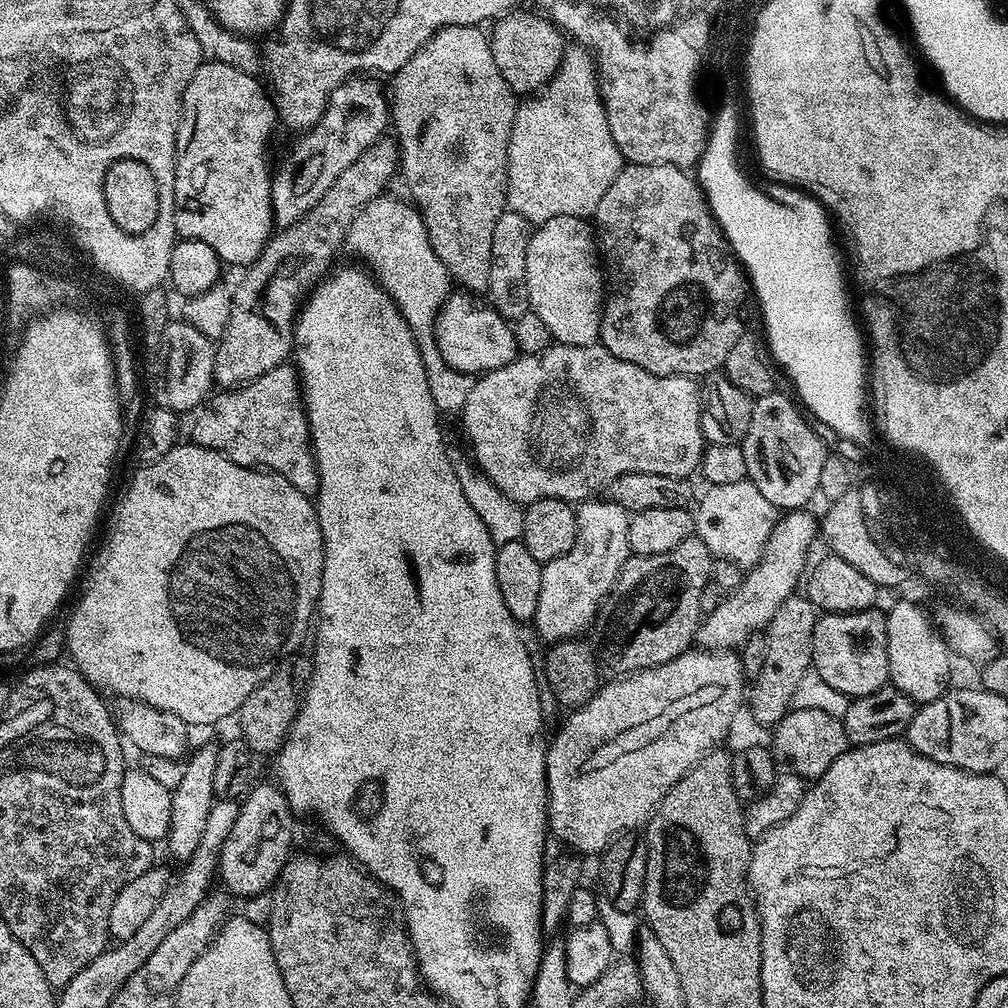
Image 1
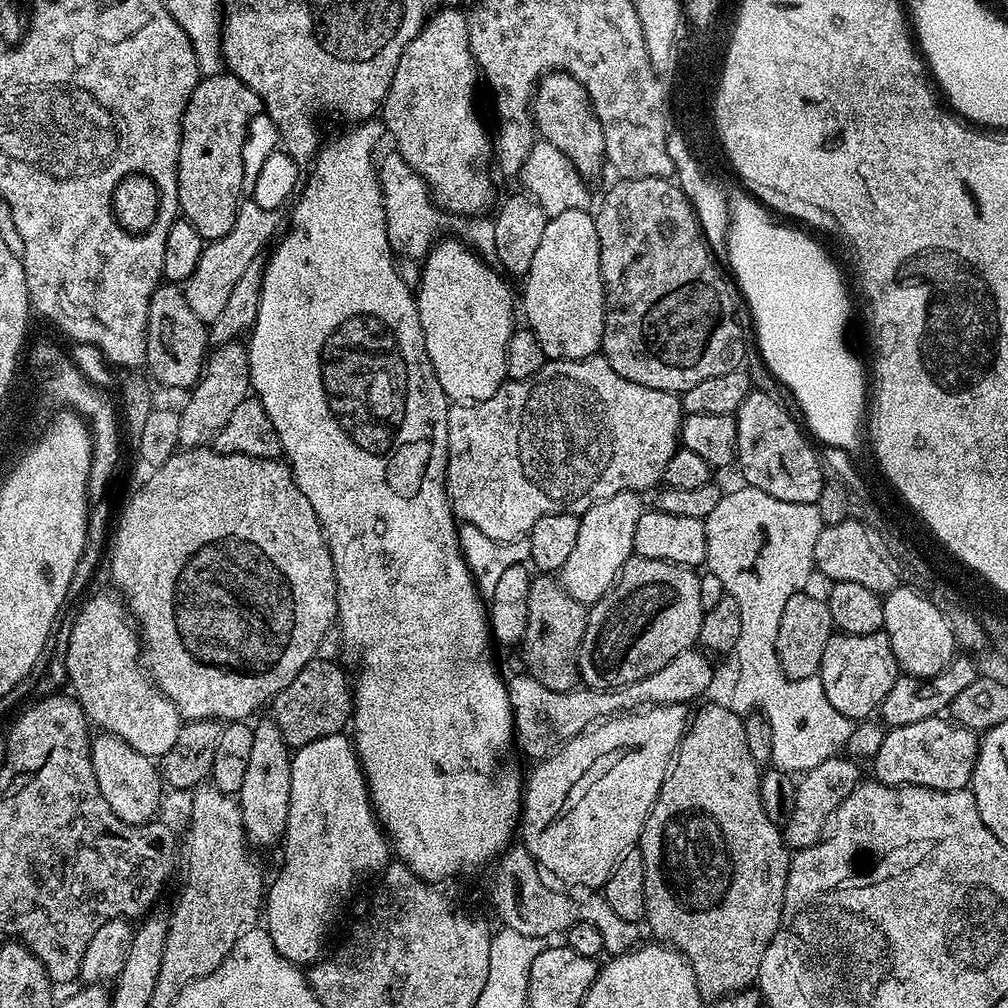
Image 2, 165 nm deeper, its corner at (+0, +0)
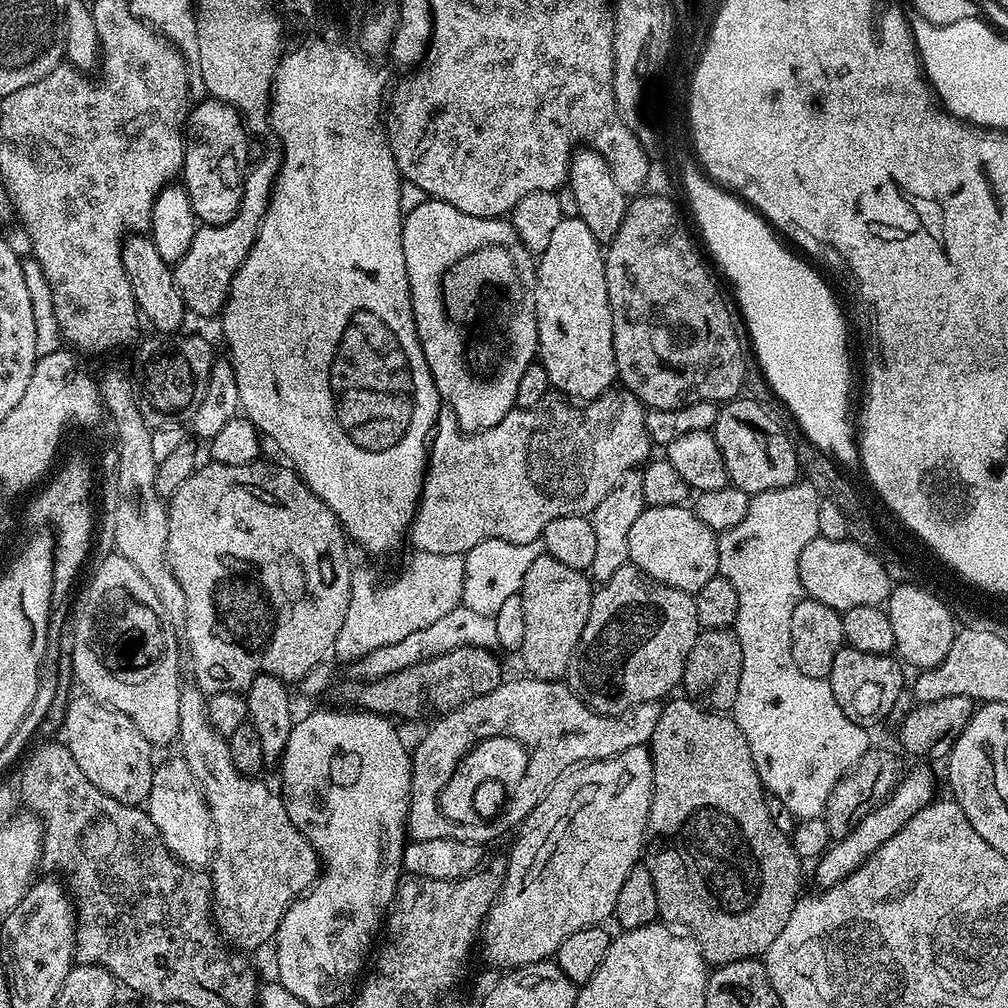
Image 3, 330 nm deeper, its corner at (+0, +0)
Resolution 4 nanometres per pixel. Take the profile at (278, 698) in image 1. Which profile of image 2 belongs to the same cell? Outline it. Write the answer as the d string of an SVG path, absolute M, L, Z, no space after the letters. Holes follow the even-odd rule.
M311 660L278 695L270 701L270 719L282 730L289 749L295 750L318 738L341 735L352 718L352 689L350 676L339 668L336 660Z

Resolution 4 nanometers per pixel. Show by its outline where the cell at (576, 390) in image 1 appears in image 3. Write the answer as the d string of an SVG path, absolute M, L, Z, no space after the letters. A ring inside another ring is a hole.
M616 391L603 392L598 399L585 403L583 406L577 406L564 398L556 398L560 400L549 399L543 404L535 404L532 408L515 407L510 414L506 414L506 418L502 418L502 422L498 422L498 426L490 426L486 430L471 434L460 429L454 410L450 410L447 406L441 407L436 419L436 427L430 437L428 467L424 474L424 487L420 489L420 503L416 505L416 516L412 520L410 529L410 541L412 540L413 544L411 547L417 552L425 551L428 554L452 554L463 557L475 544L486 539L505 539L506 542L526 544L532 540L541 539L546 526L550 522L554 522L554 518L588 516L592 513L598 506L598 502L602 502L602 498L606 498L606 494L610 494L612 487L627 472L639 469L649 459L650 453L648 451L653 451L654 448L646 430L646 418L644 417L646 409L644 405L633 392Z

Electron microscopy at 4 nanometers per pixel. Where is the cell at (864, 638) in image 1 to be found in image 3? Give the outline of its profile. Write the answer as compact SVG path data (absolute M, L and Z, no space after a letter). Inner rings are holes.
M847 646L834 654L834 666L830 666L827 681L830 690L834 690L834 698L838 698L838 706L855 724L873 726L883 721L897 700L898 694L905 691L904 672L899 659L891 655L866 654L862 650L854 650Z

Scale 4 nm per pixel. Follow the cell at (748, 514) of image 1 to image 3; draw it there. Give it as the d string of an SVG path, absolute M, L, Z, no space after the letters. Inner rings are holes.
M807 482L757 492L748 501L746 518L718 536L719 575L727 578L738 593L738 618L734 631L742 646L742 678L738 678L738 694L730 715L742 734L746 734L746 742L750 742L750 754L767 795L780 798L797 821L823 817L834 786L870 746L869 729L846 718L828 681L806 678L794 663L794 654L790 654L790 618L794 618L794 606L798 606L804 596L798 558L802 558L802 550L806 550L806 546L820 535L818 506L821 499L816 487Z

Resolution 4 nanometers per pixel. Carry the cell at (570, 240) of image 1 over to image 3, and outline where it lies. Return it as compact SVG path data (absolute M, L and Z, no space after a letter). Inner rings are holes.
M579 216L561 218L558 226L554 229L554 235L550 238L550 243L546 245L546 250L539 253L536 265L536 321L538 322L538 363L543 366L548 375L548 383L557 393L571 398L576 402L591 402L609 391L617 383L616 359L614 358L614 326L612 325L612 315L610 314L610 298L606 290L606 270L604 269L605 249L600 241L590 234L590 226L582 222Z

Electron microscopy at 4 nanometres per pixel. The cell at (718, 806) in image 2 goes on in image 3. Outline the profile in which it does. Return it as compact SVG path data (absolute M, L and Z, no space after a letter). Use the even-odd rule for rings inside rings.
M691 698L683 699L669 699L661 707L658 726L654 726L654 734L650 741L652 801L650 802L648 831L642 860L650 870L650 878L654 878L654 891L658 893L659 919L691 936L702 950L705 964L709 966L760 958L768 951L770 942L774 942L774 938L778 938L778 934L782 934L782 930L786 927L786 921L790 918L790 913L794 911L796 901L802 895L802 889L800 889L802 861L800 855L794 850L790 836L783 833L782 830L778 830L773 818L770 818L770 813L766 808L766 789L754 766L754 758L750 754L750 742L746 742L746 734L742 734L742 730L736 725L731 715L720 710L709 710Z

